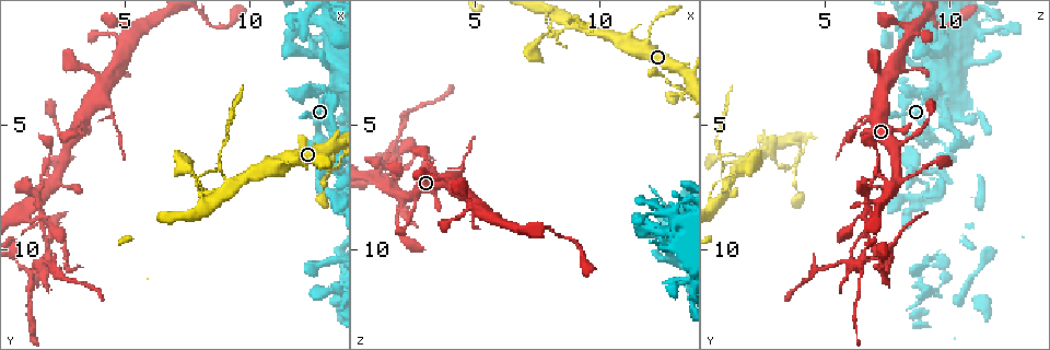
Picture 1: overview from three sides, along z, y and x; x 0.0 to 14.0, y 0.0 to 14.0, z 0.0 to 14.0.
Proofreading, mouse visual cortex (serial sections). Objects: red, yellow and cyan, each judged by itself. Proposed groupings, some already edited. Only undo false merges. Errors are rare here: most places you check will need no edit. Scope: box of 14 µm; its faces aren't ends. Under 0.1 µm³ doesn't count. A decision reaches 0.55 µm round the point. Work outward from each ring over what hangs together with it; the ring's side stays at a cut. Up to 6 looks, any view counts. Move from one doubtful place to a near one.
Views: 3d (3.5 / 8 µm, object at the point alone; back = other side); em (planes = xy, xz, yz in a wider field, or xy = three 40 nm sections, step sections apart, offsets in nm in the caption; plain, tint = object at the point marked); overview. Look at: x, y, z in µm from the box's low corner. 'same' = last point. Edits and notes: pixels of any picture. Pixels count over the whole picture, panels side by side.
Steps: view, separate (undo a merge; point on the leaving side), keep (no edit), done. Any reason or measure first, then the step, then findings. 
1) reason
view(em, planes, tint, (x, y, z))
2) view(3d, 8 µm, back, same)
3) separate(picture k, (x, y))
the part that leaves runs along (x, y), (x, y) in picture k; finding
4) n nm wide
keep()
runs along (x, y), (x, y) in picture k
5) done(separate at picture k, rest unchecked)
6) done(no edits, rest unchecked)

calibre changes
view(3d, 3.5 µm, (13.2, 6.9, 8.7))

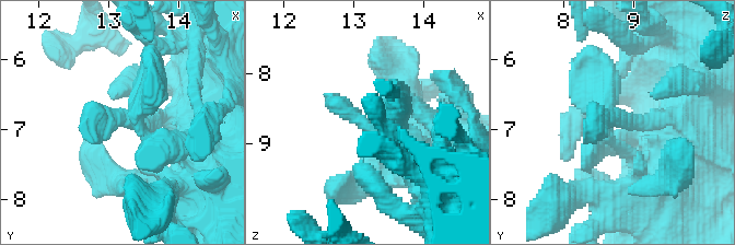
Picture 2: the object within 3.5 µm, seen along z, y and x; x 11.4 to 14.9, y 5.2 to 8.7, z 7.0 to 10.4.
now the EM
view(em, xy, step 1, tint, (13.30, 6.80, 8.70))

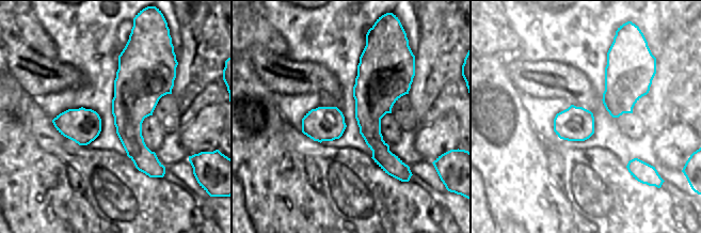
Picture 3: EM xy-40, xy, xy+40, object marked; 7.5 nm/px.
keep()
runs along (366, 51), (370, 131), (398, 172) in picture 3; all the same cell

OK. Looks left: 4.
four-way junction
view(3d, 3.5 µm, (2.3, 7.3, 7.8))

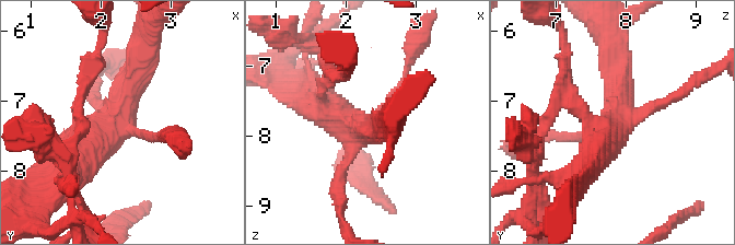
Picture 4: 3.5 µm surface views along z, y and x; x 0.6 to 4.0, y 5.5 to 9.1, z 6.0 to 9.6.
view(em, xy, step 5, tint, (2.15, 7.25, 7.90))

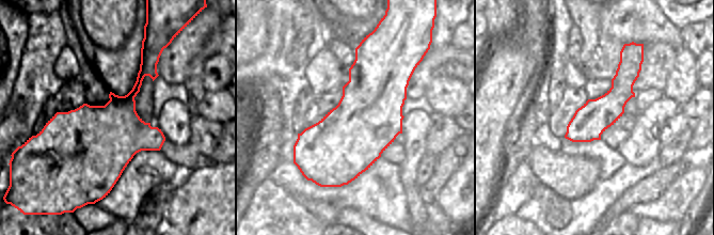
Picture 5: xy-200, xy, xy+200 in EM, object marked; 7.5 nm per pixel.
keep()
continuous, no second cell

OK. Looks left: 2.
done(no edits, rest unchecked)

